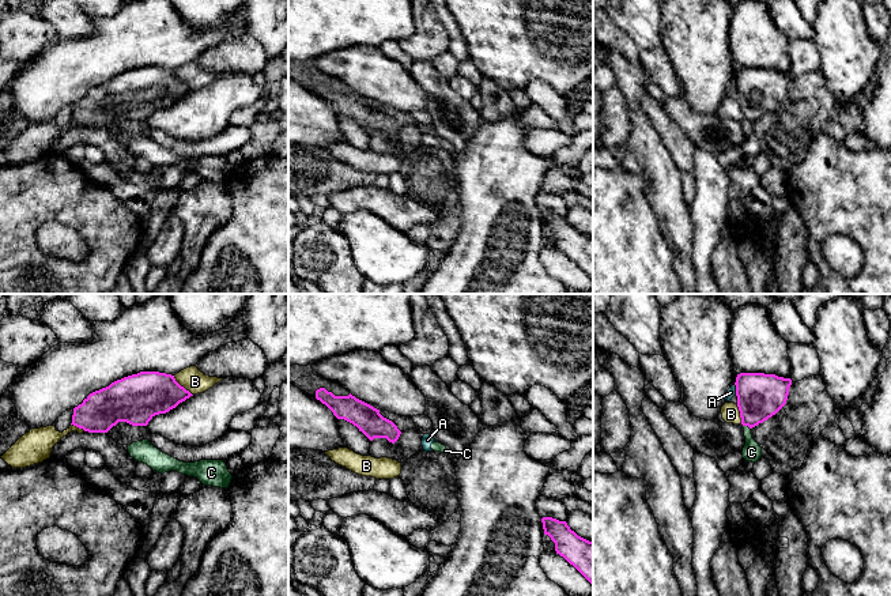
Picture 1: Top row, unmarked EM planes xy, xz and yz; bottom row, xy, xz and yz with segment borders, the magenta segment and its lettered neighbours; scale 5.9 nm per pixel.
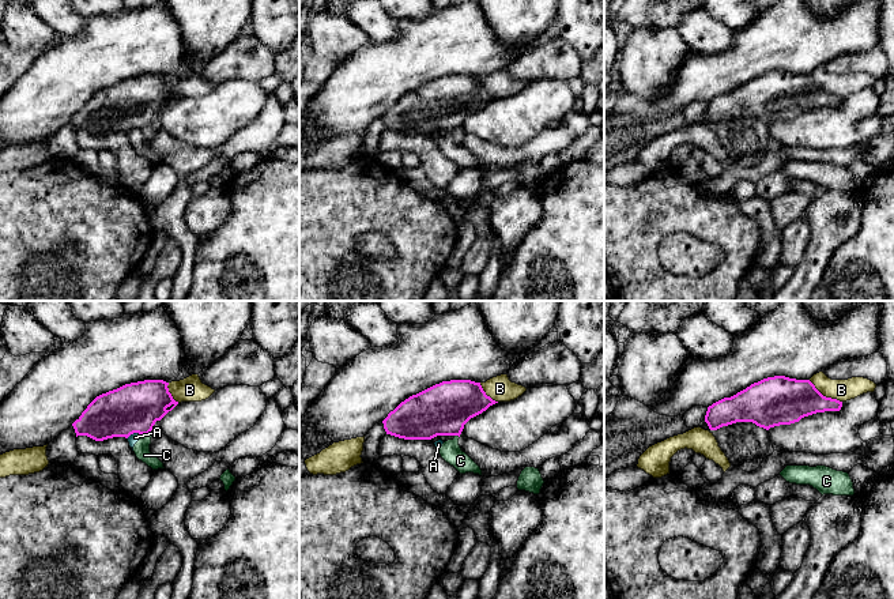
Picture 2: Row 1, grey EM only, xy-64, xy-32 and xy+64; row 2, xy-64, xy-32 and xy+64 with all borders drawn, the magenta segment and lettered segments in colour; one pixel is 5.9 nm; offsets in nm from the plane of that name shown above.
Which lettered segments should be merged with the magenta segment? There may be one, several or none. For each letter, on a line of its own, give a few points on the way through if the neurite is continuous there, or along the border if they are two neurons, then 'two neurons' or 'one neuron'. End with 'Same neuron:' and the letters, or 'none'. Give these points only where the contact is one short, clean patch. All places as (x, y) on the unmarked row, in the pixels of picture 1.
A: border yz (735, 79), (736, 89); two neurons
B: two neurons
C: border yz (743, 120), (750, 124); two neurons
Same neuron: none

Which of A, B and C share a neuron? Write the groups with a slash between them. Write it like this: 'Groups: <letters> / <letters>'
Groups: A C / B

